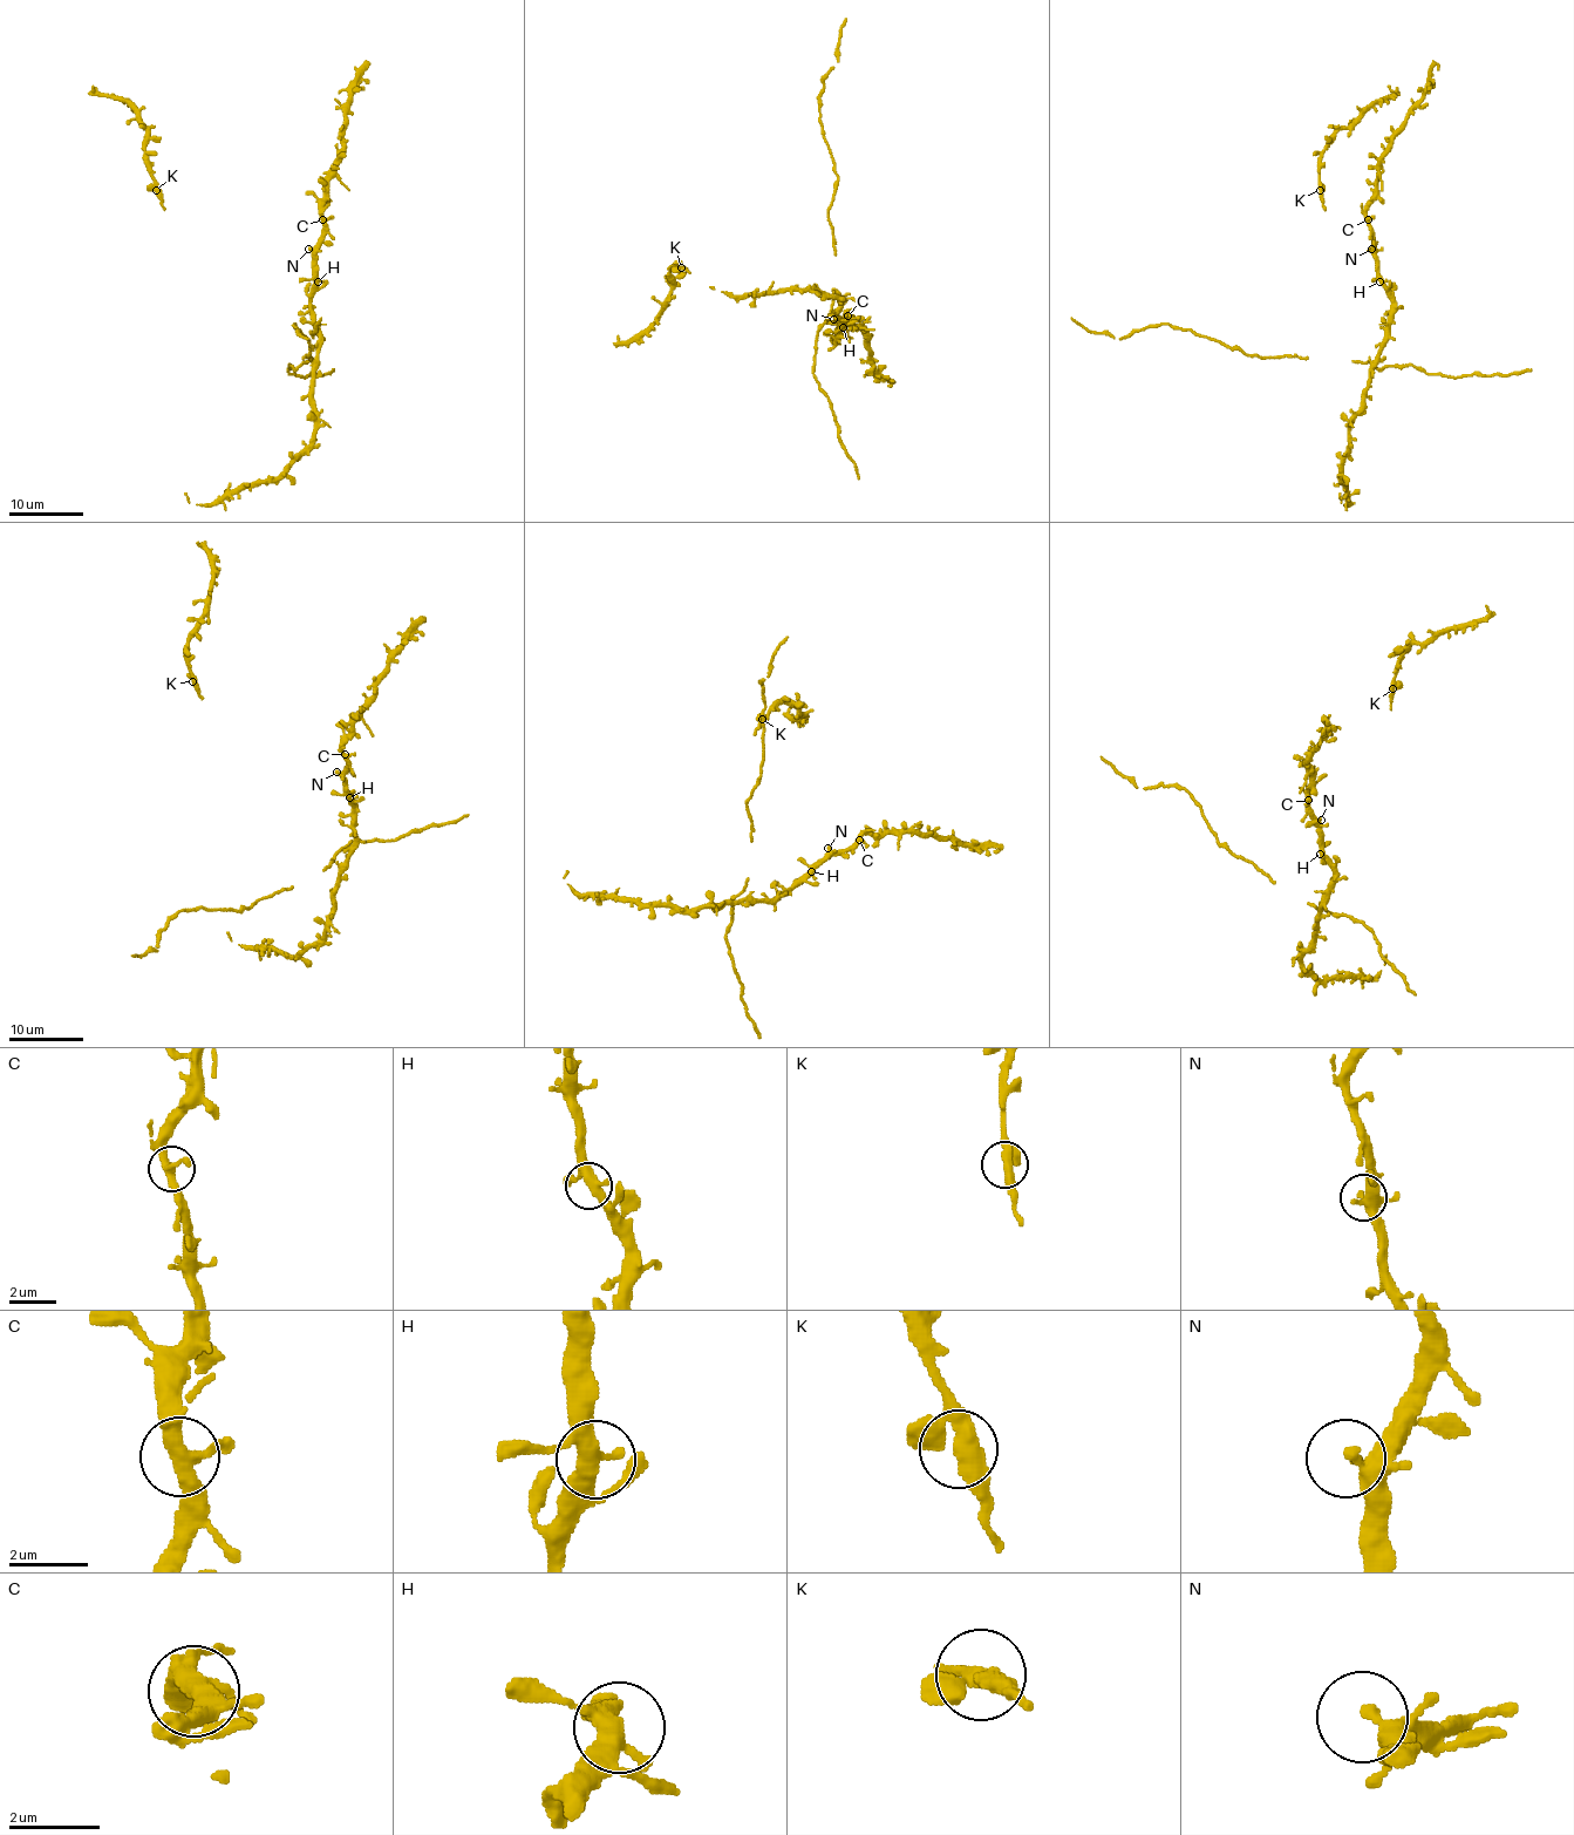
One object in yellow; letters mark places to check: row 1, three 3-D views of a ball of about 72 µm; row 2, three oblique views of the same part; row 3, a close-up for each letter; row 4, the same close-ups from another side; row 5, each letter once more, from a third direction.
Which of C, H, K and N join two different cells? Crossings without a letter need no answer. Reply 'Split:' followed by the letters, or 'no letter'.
Split: no letter

